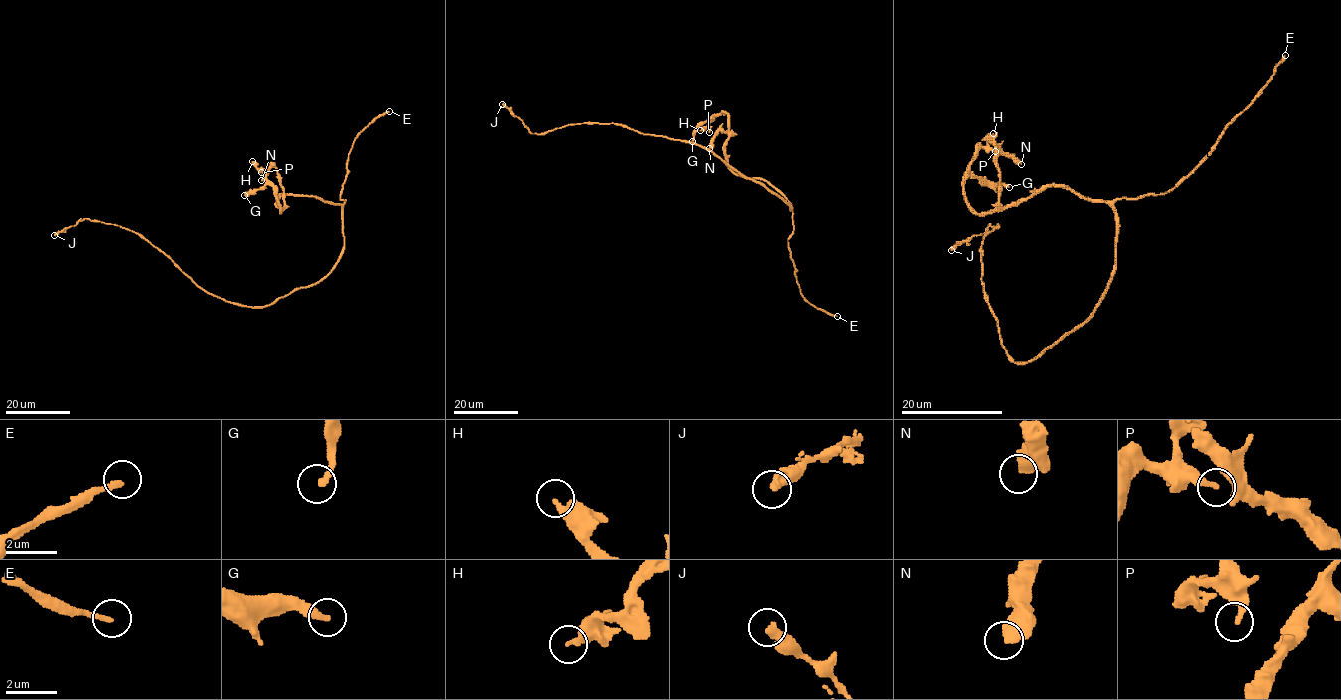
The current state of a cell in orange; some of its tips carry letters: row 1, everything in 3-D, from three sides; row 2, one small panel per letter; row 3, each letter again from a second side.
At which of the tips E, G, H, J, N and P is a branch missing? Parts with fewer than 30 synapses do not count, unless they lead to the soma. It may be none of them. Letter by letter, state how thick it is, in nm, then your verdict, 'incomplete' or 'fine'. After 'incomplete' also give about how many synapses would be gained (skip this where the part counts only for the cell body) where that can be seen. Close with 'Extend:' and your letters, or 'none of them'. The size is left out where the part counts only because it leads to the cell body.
E: 220 nm | incomplete | 190 syn
G: 260 nm | fine
H: 280 nm | fine
J: 320 nm | fine
N: 480 nm | fine
P: 240 nm | fine
Extend: E

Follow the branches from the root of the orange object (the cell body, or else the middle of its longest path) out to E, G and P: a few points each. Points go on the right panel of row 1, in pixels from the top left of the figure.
E: (1069, 333), (1092, 313), (1113, 274), (1113, 203), (1172, 190), (1268, 83), (1285, 55)
G: (1069, 333), (1113, 274), (1116, 212), (1047, 185), (978, 213), (964, 175), (1009, 187)
P: (1069, 333), (1113, 274), (1116, 212), (1047, 185), (978, 213), (964, 173), (981, 147), (995, 151)

